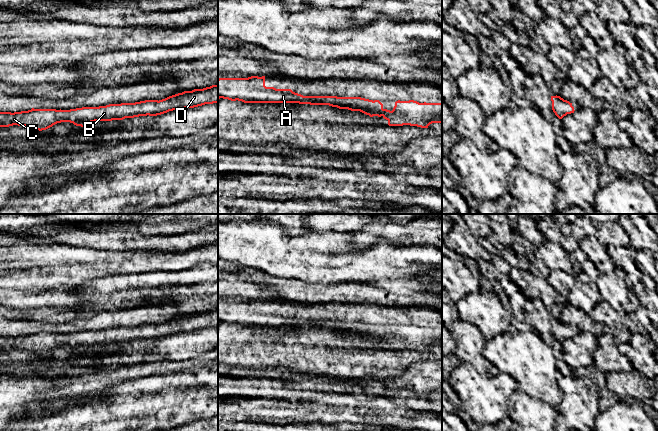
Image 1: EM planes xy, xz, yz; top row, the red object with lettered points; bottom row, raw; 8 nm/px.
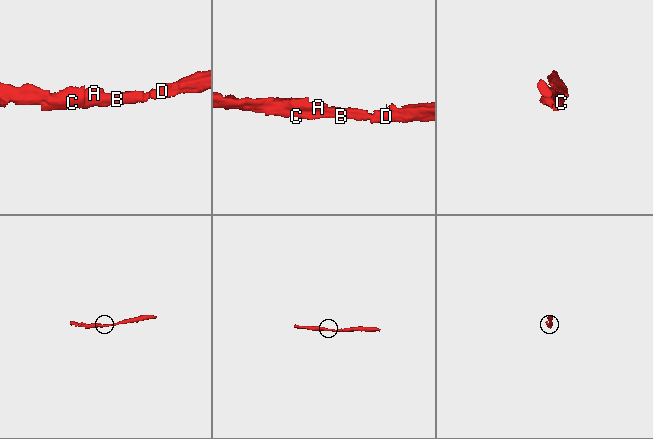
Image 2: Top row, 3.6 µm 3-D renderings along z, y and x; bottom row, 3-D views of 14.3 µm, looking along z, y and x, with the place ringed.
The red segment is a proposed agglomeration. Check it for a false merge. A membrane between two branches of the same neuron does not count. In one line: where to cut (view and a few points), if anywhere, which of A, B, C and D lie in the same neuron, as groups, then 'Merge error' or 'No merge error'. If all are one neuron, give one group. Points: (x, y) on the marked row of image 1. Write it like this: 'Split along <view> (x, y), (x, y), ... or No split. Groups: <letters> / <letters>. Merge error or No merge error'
No split. Groups: A B C D. No merge error

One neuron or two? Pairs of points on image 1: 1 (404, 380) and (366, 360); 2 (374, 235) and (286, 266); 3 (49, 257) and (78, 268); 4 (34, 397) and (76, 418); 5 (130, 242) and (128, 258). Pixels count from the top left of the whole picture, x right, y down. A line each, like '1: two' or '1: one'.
1: two
2: two
3: one
4: two
5: two

